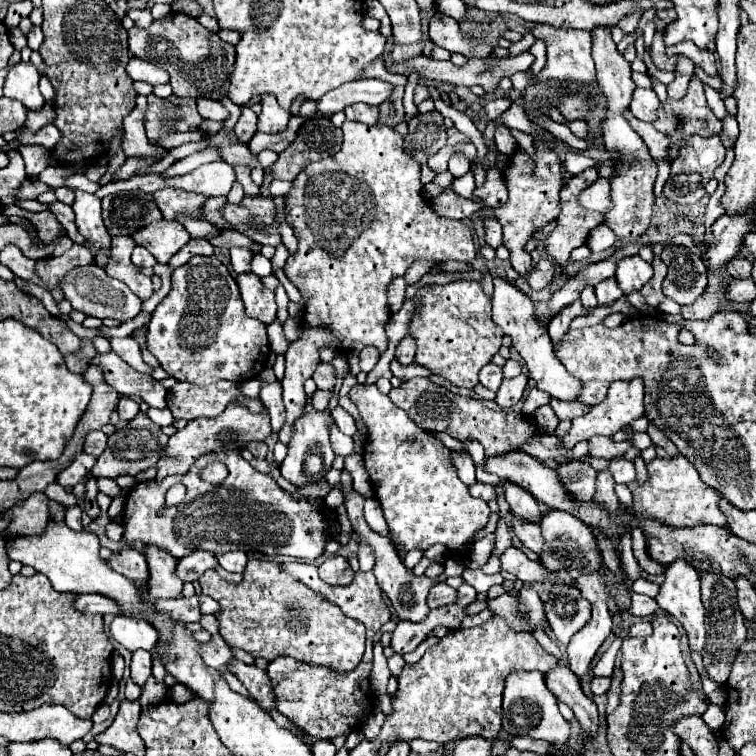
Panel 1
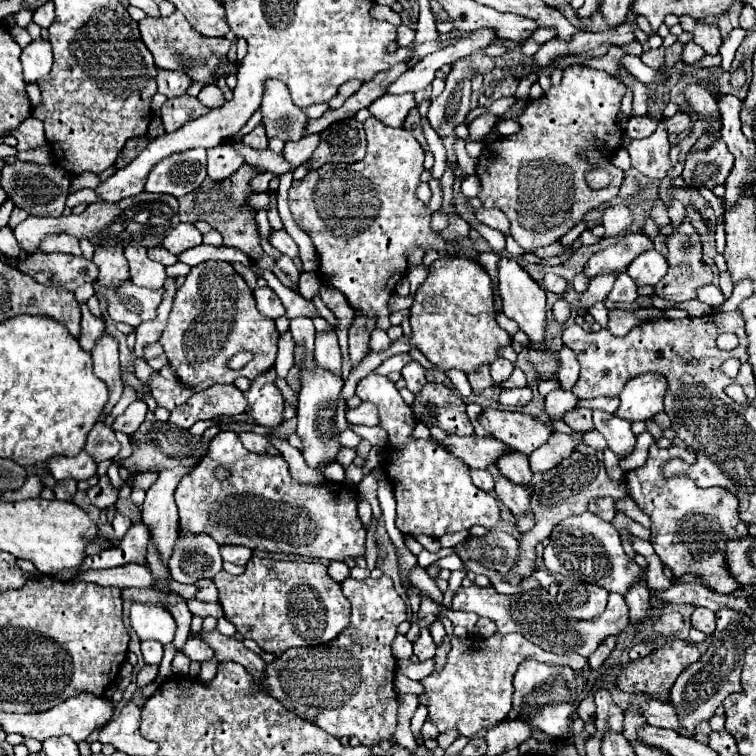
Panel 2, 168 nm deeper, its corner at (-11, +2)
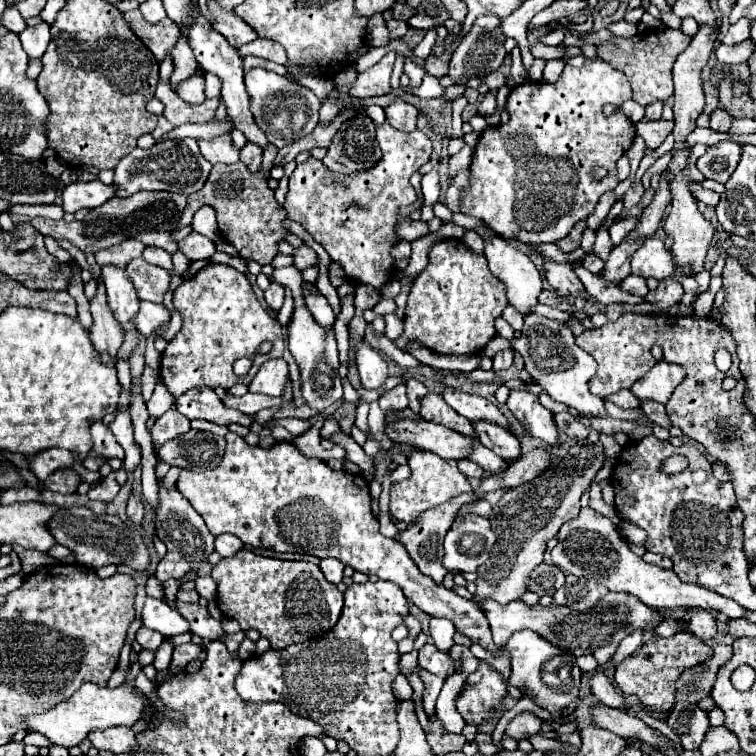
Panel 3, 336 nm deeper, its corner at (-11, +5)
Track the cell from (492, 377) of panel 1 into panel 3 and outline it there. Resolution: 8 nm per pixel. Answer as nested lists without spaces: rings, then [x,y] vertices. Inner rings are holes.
[[[506,350],[506,352],[498,352],[494,356],[494,370],[500,372],[500,370],[508,370],[512,366],[512,356],[514,352],[512,350]]]

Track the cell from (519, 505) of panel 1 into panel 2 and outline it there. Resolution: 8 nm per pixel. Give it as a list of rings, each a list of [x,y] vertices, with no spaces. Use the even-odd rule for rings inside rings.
[[[514,449],[512,453],[508,453],[508,457],[500,457],[500,461],[496,461],[496,467],[514,483],[528,485],[532,479],[532,471],[528,467],[528,455],[516,453]]]

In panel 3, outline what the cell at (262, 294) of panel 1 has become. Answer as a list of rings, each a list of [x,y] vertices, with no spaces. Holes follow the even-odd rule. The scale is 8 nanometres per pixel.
[[[270,284],[266,290],[264,290],[264,300],[266,300],[266,304],[270,306],[270,310],[274,310],[274,312],[278,312],[280,308],[282,308],[282,304],[284,304],[284,288],[280,286],[280,284]]]

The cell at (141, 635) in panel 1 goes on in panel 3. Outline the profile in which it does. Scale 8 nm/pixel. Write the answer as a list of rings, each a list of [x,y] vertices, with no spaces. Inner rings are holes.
[[[146,596],[144,610],[142,610],[142,624],[150,630],[160,632],[164,638],[188,632],[188,620],[174,608],[170,608],[164,600]]]

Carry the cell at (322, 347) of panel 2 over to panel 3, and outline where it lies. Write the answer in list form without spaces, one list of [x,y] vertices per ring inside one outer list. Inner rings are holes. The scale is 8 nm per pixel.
[[[318,292],[308,294],[308,296],[306,296],[306,306],[308,306],[308,310],[312,312],[314,320],[316,320],[324,330],[332,330],[332,328],[334,328],[336,316],[334,316],[330,304],[326,302],[326,298],[324,298],[322,294],[318,294]]]

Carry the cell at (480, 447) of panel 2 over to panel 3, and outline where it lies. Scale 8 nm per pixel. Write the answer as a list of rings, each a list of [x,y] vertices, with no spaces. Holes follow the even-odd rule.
[[[398,420],[386,424],[386,434],[394,442],[406,442],[414,448],[430,450],[442,458],[468,458],[474,450],[474,438],[448,430],[426,420]]]

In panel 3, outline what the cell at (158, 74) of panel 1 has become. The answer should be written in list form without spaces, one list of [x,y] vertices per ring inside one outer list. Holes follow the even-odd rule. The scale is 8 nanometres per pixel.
[[[194,74],[186,80],[182,80],[178,86],[176,86],[176,94],[184,100],[184,102],[190,102],[190,104],[200,104],[206,100],[204,96],[204,76],[202,74]]]

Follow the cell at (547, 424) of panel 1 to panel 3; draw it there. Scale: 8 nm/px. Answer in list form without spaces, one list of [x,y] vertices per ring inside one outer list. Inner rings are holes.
[[[528,314],[520,338],[512,340],[512,348],[522,354],[526,362],[526,372],[550,394],[552,400],[572,406],[582,414],[608,418],[604,400],[588,390],[588,380],[596,374],[596,360],[574,342],[574,334],[564,322],[548,320],[538,314]]]

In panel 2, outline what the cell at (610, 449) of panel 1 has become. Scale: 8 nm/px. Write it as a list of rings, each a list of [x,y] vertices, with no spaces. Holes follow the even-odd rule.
[[[588,431],[582,439],[592,449],[606,449],[606,441],[604,441],[604,437],[598,431]]]

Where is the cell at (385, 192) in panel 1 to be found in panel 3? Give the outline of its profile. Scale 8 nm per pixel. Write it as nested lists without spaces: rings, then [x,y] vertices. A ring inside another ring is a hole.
[[[388,124],[376,126],[376,140],[382,148],[382,158],[370,170],[338,174],[314,158],[298,164],[290,176],[284,210],[290,220],[302,224],[304,230],[324,246],[330,258],[342,266],[348,280],[352,278],[356,284],[382,290],[396,270],[396,262],[390,254],[400,242],[396,226],[410,222],[410,214],[402,214],[402,208],[418,200],[410,176],[430,160],[432,142],[420,130],[402,132]]]

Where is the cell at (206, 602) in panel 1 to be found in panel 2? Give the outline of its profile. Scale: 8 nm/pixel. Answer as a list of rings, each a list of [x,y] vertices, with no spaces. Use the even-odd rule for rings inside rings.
[[[210,583],[208,587],[202,587],[196,591],[196,599],[200,601],[210,601],[210,603],[216,603],[218,601],[218,589],[214,583]]]

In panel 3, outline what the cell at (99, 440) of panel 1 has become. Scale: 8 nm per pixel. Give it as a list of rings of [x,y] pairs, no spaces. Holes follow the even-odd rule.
[[[94,422],[92,424],[92,440],[94,440],[94,446],[92,450],[104,458],[124,458],[124,450],[118,446],[114,434],[110,432],[110,428],[104,424],[104,422]]]

